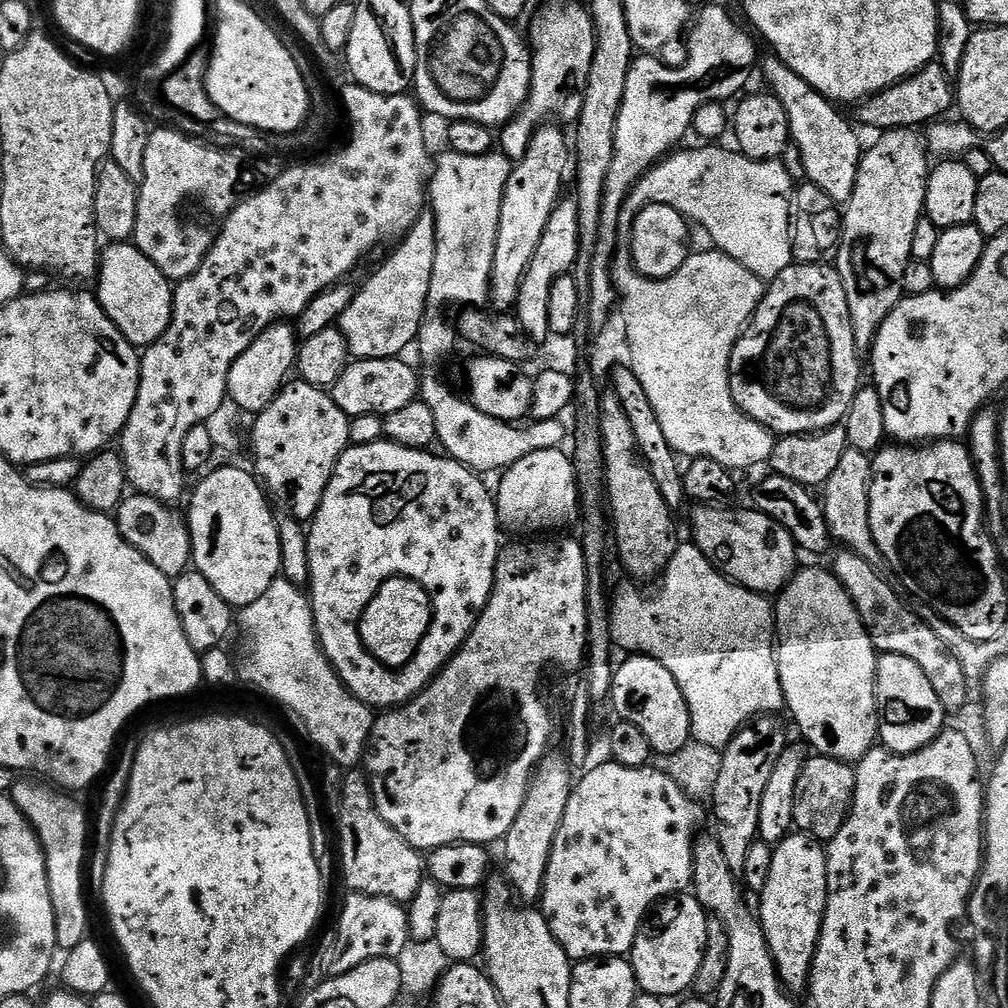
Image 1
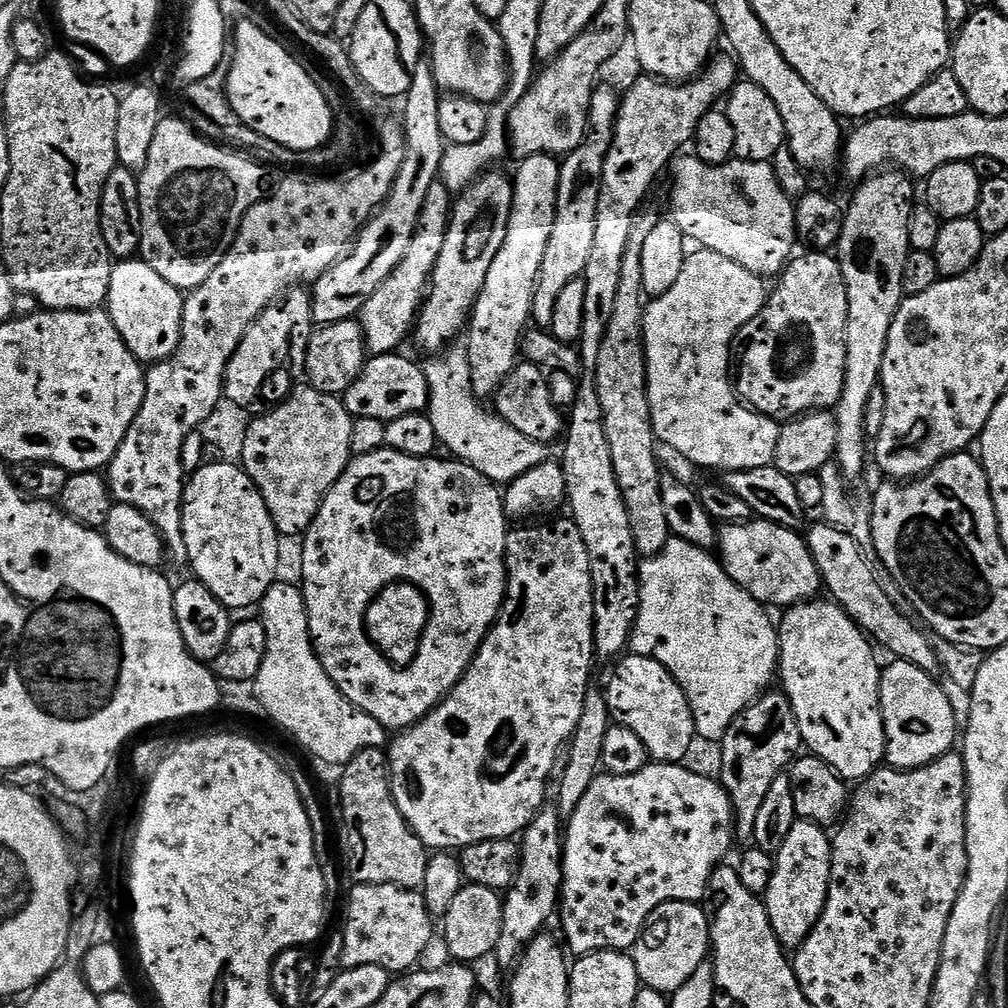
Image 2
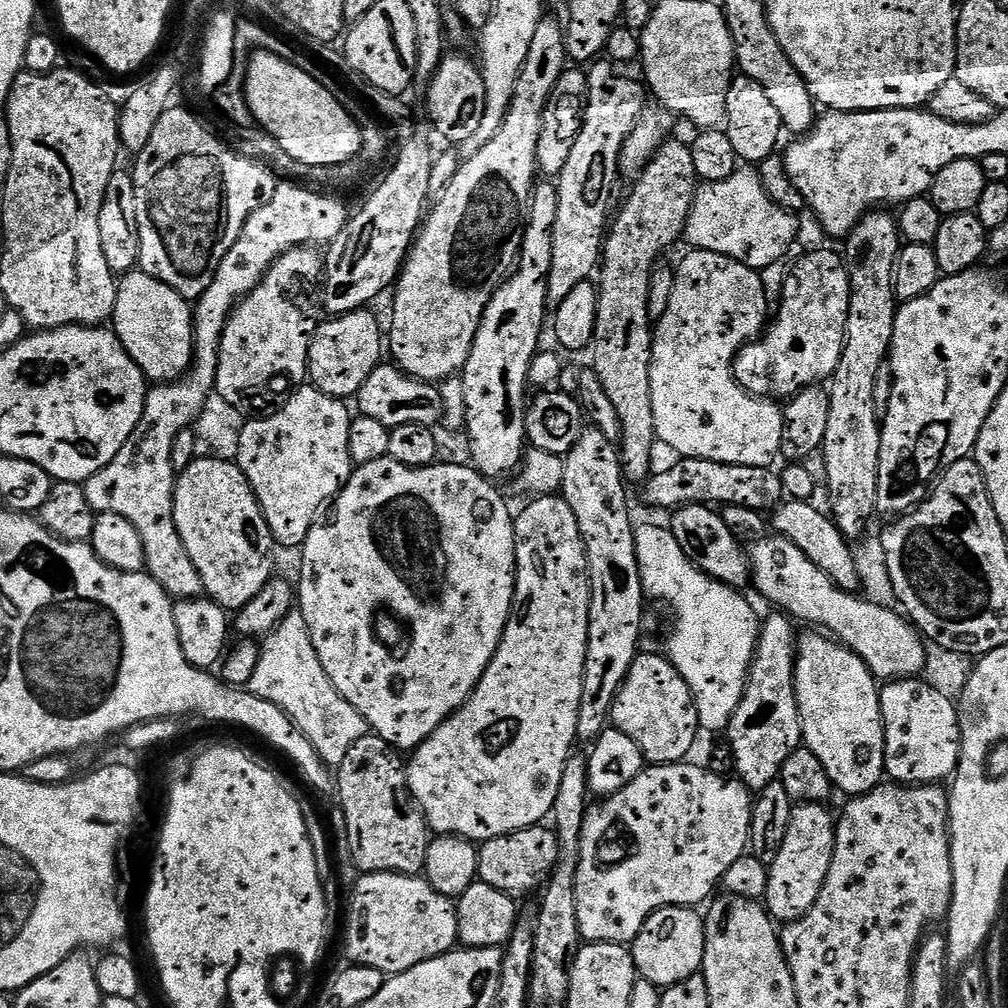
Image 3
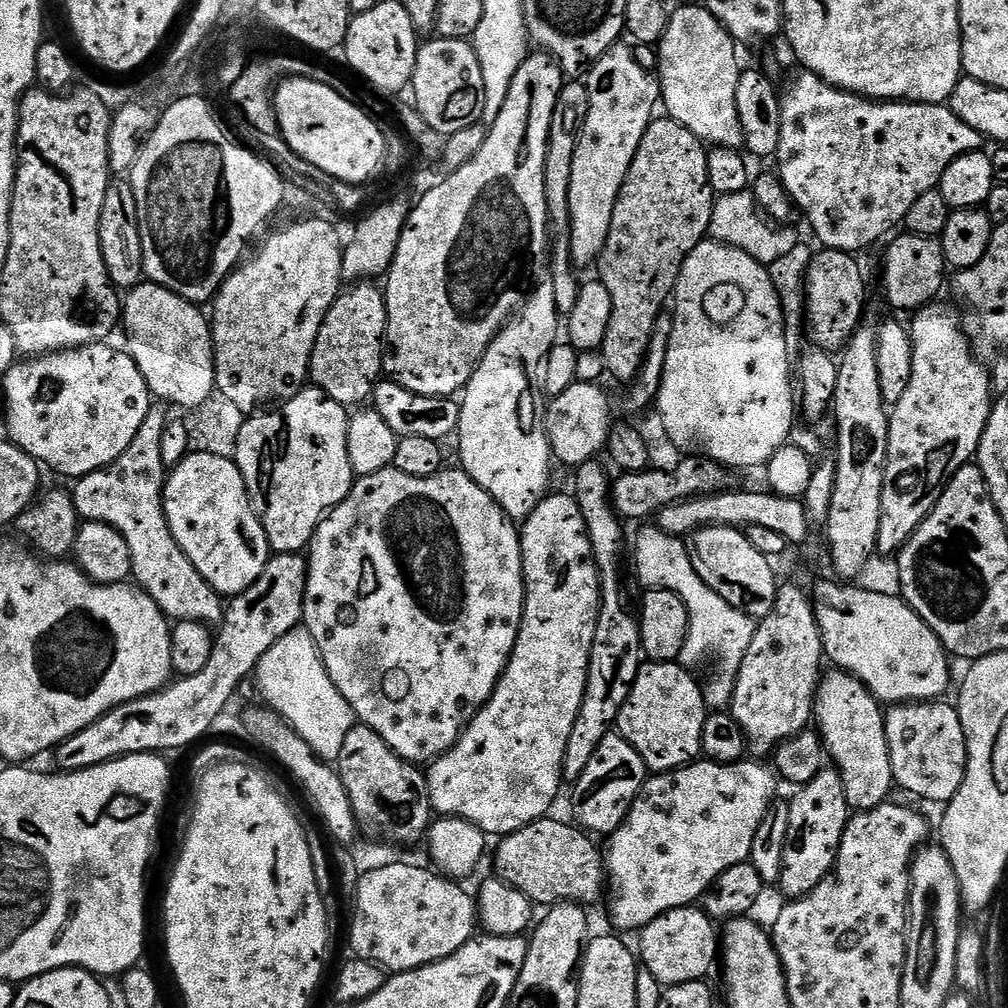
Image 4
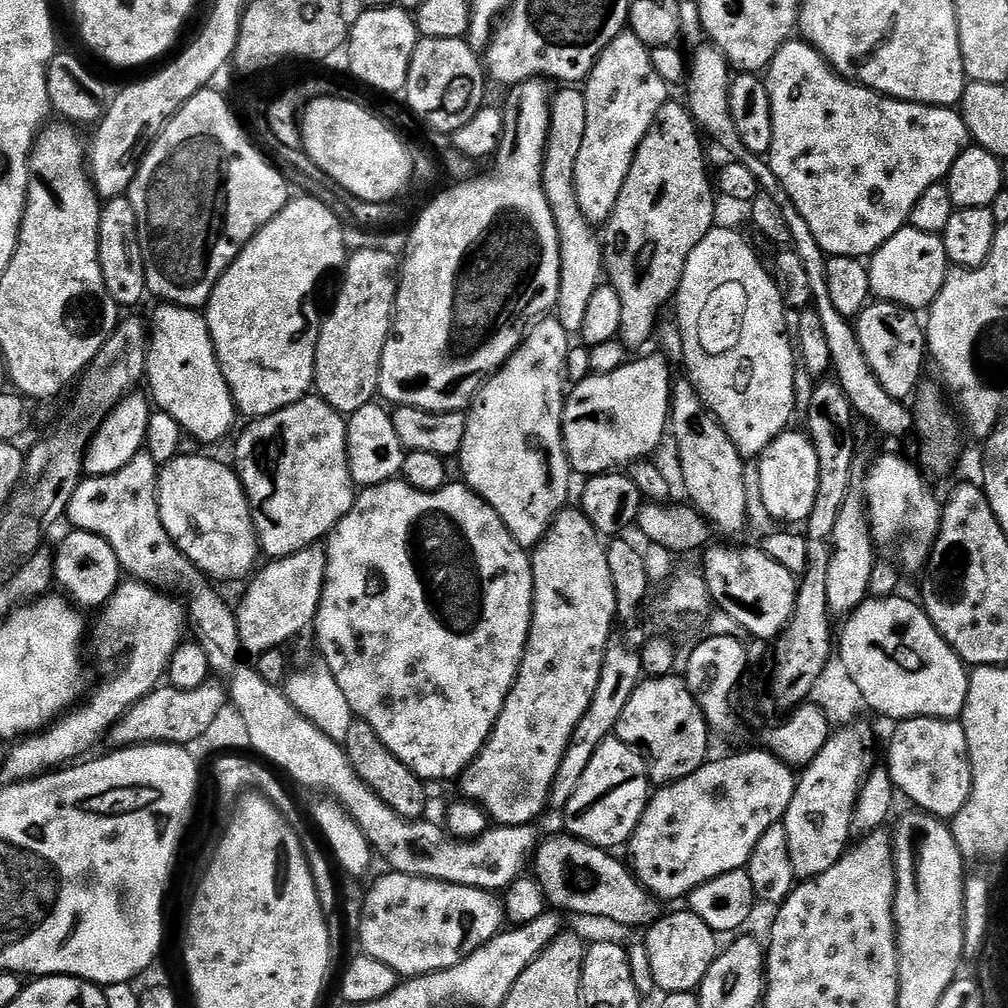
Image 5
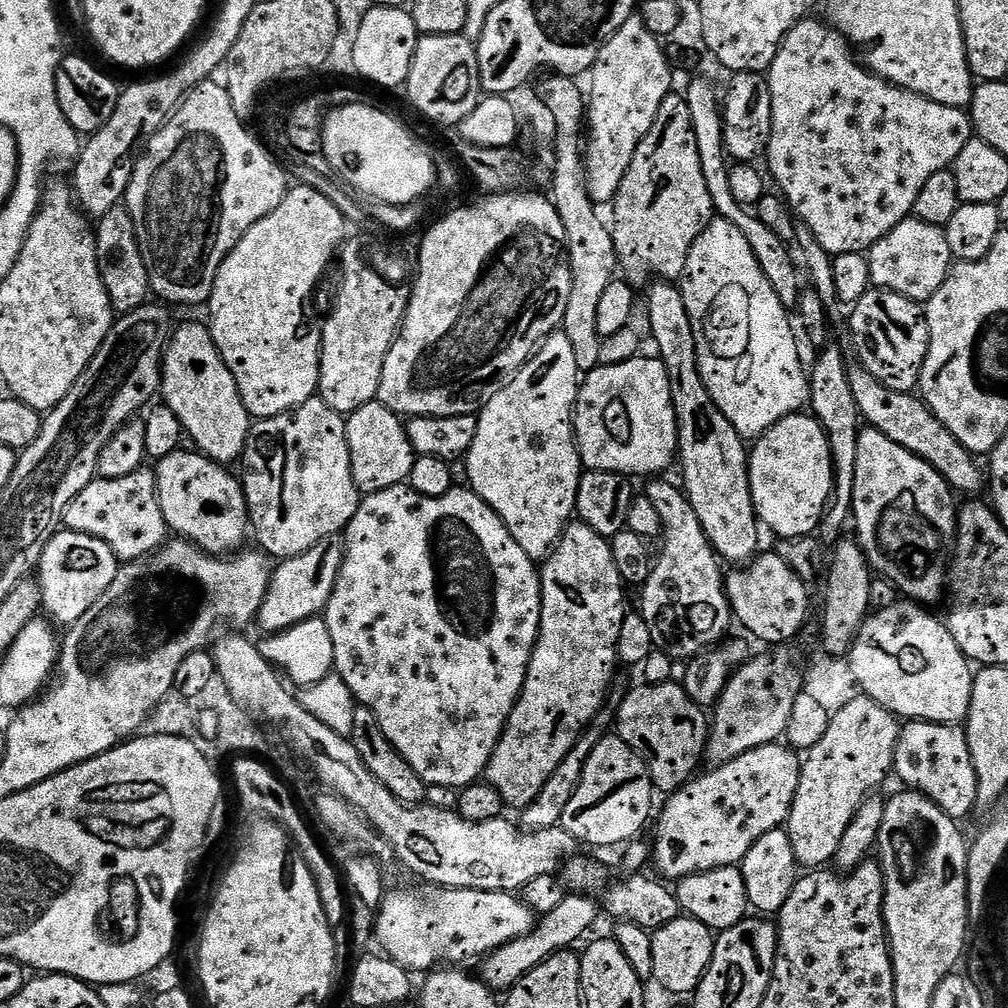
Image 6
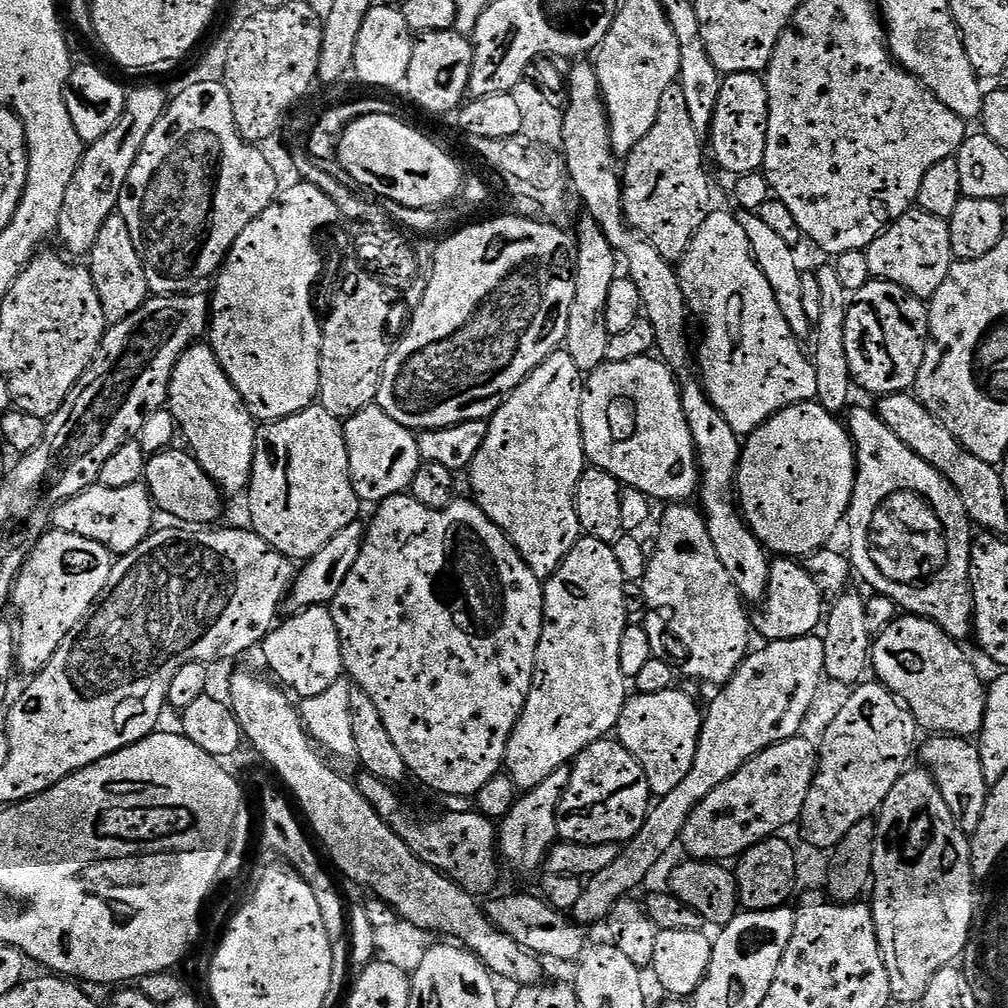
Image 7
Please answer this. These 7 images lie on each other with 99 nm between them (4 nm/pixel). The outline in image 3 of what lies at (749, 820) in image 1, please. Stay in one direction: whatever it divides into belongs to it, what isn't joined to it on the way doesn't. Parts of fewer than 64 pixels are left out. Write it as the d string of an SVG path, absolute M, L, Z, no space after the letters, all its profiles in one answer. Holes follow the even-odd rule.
M787 614L775 615L763 617L744 697L738 702L738 710L734 710L726 729L726 744L732 749L735 775L753 794L779 781L786 758L802 746L804 739L796 701L797 625Z

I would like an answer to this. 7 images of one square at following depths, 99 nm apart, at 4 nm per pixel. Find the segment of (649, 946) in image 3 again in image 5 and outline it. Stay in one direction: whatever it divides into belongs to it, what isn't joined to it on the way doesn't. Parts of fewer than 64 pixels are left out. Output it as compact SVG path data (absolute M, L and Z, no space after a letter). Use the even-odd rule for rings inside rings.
M691 910L661 915L647 929L648 937L642 940L646 954L650 954L650 970L654 970L654 982L661 993L696 992L706 978L710 966L716 961L717 933L702 922Z

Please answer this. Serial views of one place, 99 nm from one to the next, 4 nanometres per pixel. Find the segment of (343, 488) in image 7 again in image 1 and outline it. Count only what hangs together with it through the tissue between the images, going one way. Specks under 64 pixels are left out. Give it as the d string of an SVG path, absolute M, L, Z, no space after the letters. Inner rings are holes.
M299 378L285 383L280 393L270 402L270 406L266 406L266 410L255 417L256 425L252 428L252 460L256 463L254 472L262 481L265 493L277 505L280 503L287 515L301 522L311 521L315 516L322 502L322 494L326 494L326 486L340 461L340 455L350 447L349 419L342 410L338 410L325 389L310 386Z

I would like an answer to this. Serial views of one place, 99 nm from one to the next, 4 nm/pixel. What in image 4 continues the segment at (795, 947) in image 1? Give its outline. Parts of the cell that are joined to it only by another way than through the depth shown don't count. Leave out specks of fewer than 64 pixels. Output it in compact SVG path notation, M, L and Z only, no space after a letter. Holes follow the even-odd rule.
M825 766L797 792L800 793L788 804L786 846L782 854L782 874L778 881L778 888L785 892L788 900L800 900L810 894L810 890L814 890L814 886L818 886L818 882L830 874L838 858L842 834L850 819L846 790L835 767Z

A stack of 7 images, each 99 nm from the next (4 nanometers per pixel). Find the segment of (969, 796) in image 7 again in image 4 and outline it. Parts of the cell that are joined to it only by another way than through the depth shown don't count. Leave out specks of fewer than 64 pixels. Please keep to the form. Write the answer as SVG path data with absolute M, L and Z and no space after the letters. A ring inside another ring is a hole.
M909 702L887 709L884 718L890 750L892 779L897 789L905 788L920 800L947 805L958 794L966 775L968 751L960 715L951 703Z

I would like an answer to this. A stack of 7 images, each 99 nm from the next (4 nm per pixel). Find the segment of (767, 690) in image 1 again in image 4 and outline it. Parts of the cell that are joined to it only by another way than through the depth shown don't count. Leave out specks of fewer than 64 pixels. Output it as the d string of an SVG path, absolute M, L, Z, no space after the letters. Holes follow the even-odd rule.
M649 526L637 534L636 572L645 589L672 591L685 603L689 614L689 632L682 646L679 663L693 666L713 660L716 673L709 678L708 684L706 680L703 685L704 703L712 710L727 709L732 702L742 658L746 658L746 650L750 650L750 642L754 639L757 621L742 614L742 610L734 610L730 602L714 594L714 590L710 590L710 586L698 578L698 570L694 570L688 557L687 543L681 537L666 534L661 528Z

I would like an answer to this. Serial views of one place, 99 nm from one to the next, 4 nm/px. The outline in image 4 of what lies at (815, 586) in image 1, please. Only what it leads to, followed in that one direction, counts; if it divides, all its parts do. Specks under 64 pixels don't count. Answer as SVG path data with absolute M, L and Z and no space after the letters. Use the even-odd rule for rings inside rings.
M825 671L816 689L814 728L820 733L827 759L842 778L846 802L853 813L869 812L894 792L890 750L884 729L885 709L870 689L849 672Z

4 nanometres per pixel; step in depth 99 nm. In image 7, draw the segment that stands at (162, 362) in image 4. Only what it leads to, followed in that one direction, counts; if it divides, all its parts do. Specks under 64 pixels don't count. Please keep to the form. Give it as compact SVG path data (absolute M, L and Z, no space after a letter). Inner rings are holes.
M207 343L193 344L178 358L166 407L174 414L178 428L190 438L192 455L221 493L243 493L252 475L258 424Z

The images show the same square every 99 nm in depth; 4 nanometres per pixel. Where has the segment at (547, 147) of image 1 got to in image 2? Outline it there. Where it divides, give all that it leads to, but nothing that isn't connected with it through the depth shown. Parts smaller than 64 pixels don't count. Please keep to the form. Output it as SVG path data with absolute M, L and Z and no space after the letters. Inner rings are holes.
M542 153L525 156L517 164L520 165L514 175L512 213L506 230L506 242L502 242L502 250L498 250L490 266L490 274L466 325L473 390L480 398L495 397L504 379L517 366L521 355L520 338L532 319L534 290L542 270L542 258L546 258L550 230L554 230L561 161Z

